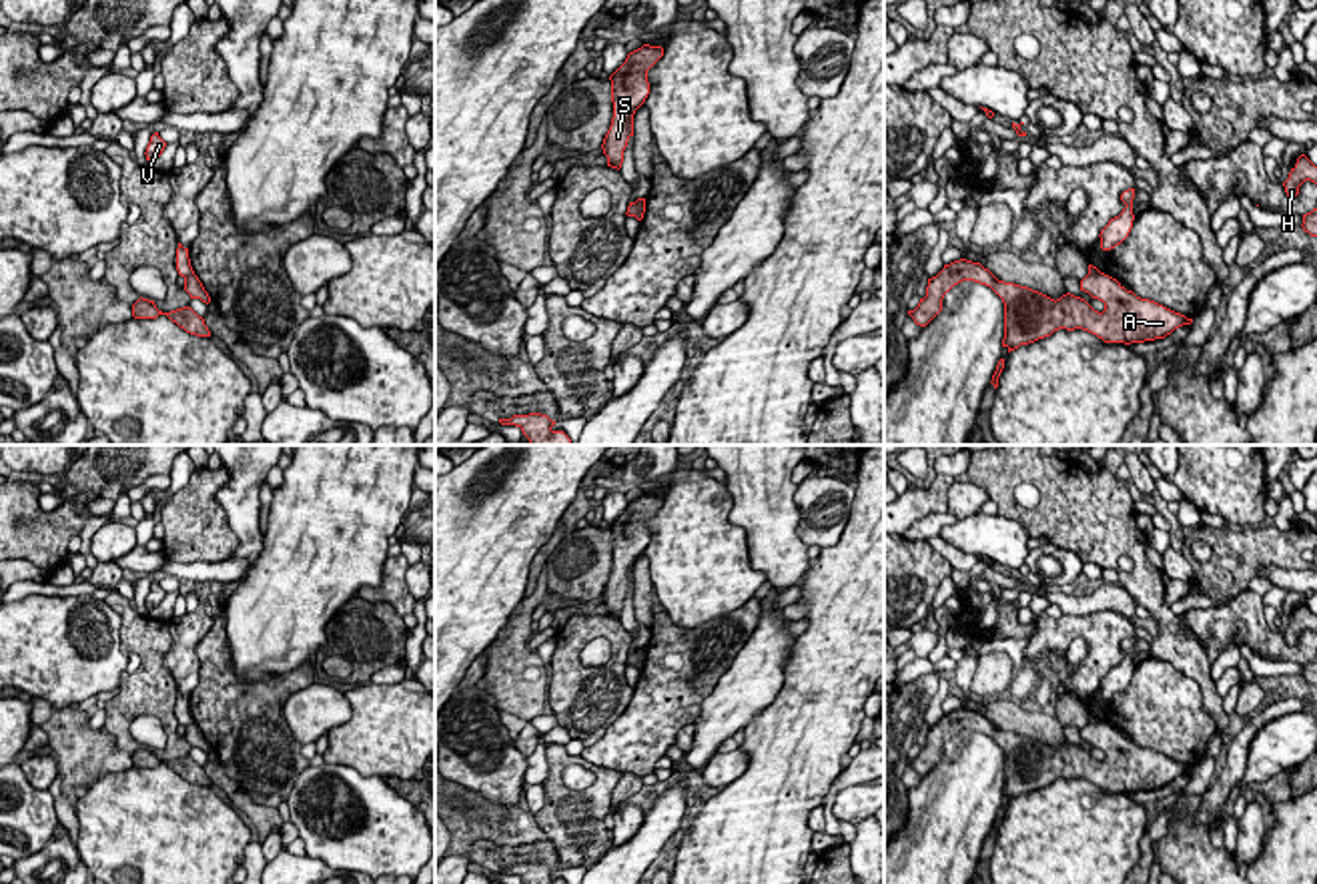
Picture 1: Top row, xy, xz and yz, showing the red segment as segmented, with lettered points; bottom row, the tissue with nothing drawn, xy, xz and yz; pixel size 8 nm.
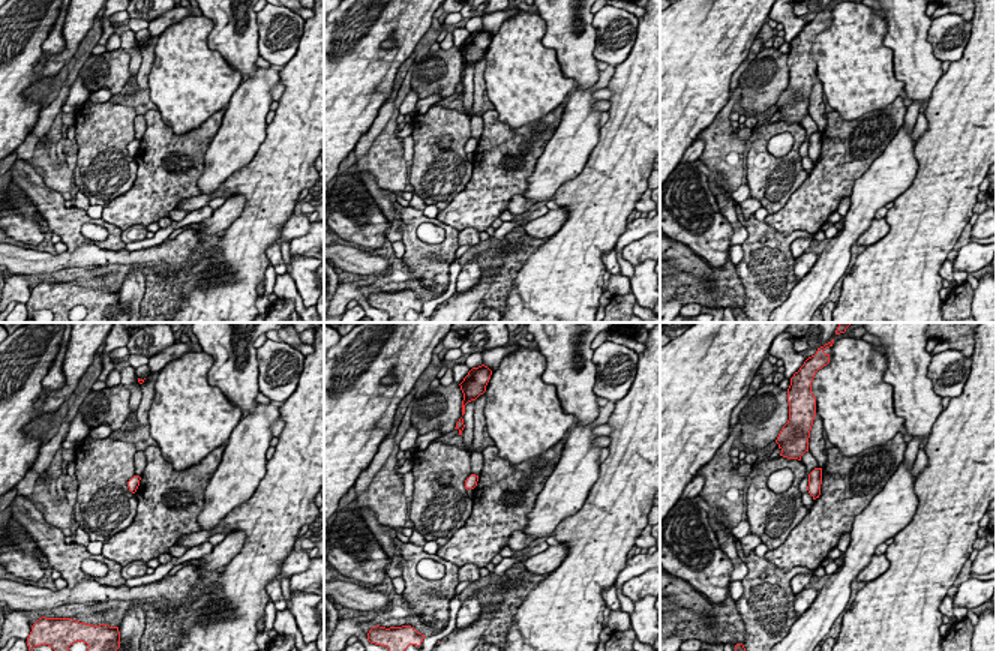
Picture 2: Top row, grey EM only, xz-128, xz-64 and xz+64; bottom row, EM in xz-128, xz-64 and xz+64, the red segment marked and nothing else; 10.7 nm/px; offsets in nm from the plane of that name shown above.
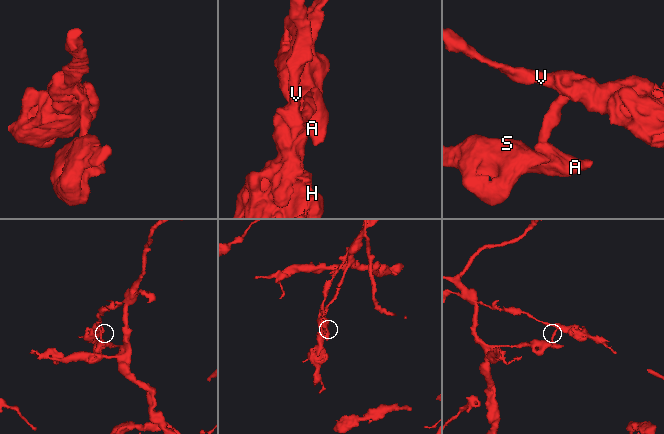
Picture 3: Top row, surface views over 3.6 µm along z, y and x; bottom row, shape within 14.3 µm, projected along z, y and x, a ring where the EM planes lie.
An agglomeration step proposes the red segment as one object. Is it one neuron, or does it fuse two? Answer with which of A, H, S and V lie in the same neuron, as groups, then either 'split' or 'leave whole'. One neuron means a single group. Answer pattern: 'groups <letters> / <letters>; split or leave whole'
groups A S / H V; split

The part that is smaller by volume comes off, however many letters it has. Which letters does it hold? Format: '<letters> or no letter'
H, V

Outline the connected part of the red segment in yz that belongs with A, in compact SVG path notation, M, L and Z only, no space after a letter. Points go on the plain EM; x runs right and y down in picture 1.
M966 708L944 714L936 726L928 728L926 746L920 748L918 756L908 760L908 764L916 774L926 776L942 760L944 744L962 730L986 734L1002 748L1002 796L1006 796L1008 802L1020 794L1050 786L1058 778L1082 778L1105 792L1131 794L1165 788L1175 778L1193 772L1193 768L1181 762L1137 746L1105 722L1088 722L1080 730L1080 740L1105 752L1105 760L1099 762L1084 748L1070 742L1054 750L1028 736L998 730L980 712Z

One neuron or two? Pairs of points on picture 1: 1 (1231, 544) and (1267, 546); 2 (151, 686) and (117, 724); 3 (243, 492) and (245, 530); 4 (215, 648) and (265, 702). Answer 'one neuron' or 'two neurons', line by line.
1: one neuron
2: one neuron
3: one neuron
4: one neuron

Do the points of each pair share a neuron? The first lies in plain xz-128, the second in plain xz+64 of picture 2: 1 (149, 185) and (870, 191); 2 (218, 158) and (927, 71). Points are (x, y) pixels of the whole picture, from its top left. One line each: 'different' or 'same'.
1: different
2: different

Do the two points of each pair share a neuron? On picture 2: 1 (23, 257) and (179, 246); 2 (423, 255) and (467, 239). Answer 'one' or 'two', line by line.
1: one
2: two

